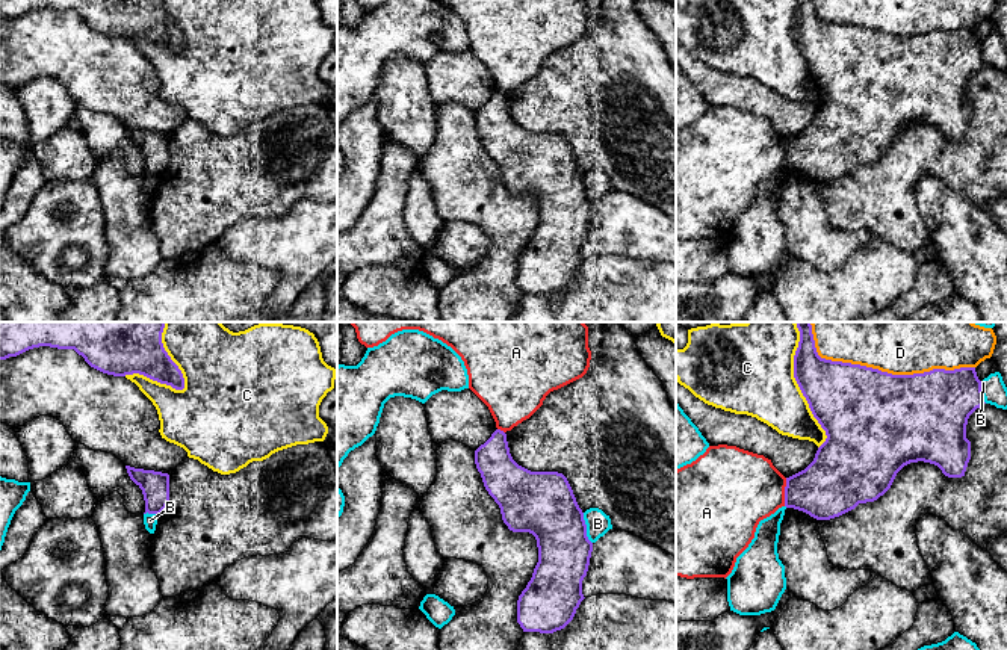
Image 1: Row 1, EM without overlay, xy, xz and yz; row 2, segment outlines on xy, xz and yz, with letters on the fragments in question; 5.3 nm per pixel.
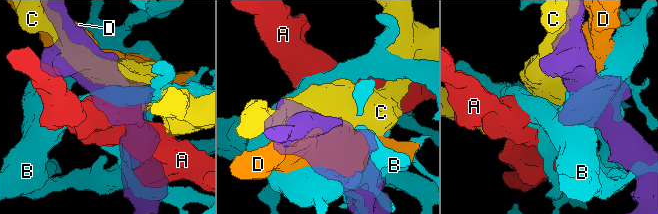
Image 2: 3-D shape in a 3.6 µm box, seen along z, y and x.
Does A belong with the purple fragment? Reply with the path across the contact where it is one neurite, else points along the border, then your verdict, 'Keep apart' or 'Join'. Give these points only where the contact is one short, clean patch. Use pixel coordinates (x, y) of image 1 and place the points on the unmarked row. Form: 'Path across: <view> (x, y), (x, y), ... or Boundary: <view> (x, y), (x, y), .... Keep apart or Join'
Boundary: yz (787, 139), (783, 167). Keep apart

